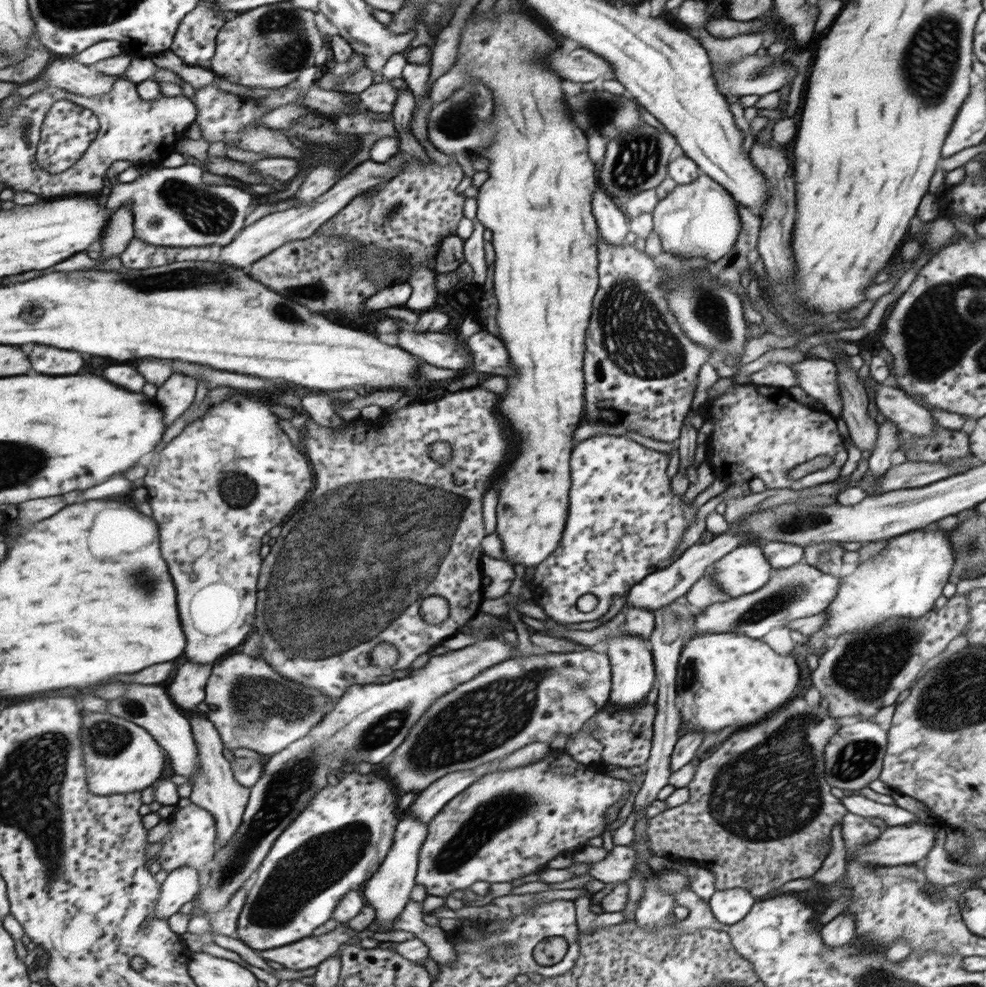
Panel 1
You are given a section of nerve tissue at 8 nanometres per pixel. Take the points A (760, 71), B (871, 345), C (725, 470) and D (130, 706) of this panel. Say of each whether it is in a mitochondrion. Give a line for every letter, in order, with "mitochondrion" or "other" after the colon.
A: mitochondrion
B: other
C: other
D: mitochondrion

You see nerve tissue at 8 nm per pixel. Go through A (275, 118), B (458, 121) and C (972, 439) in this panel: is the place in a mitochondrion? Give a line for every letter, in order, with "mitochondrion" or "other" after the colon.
A: other
B: mitochondrion
C: other

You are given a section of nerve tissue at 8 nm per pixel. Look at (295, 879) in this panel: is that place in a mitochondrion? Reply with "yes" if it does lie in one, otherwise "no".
yes

